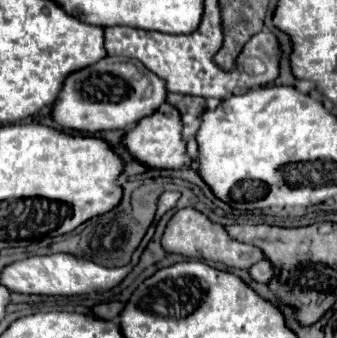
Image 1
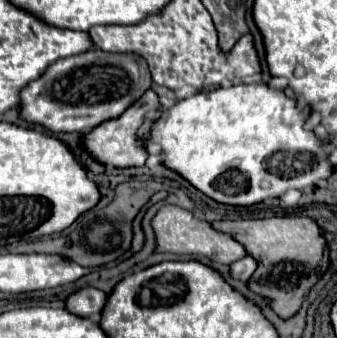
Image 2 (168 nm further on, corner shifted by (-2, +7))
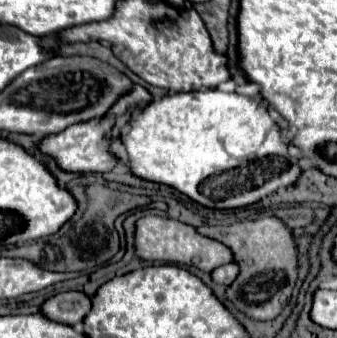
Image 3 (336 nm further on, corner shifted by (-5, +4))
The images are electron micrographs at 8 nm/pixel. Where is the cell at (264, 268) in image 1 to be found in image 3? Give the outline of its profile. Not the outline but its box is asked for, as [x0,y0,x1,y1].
[211,262,237,286]

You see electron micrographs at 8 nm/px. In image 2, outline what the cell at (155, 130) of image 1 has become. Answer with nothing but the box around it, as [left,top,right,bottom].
[84,89,160,167]

